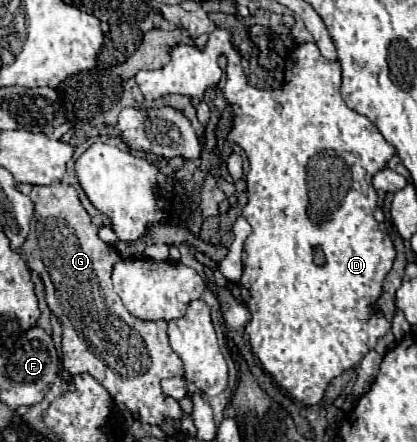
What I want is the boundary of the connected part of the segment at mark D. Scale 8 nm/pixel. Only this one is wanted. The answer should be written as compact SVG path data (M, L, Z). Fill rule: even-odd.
M215 29L203 49L191 45L175 47L171 61L163 69L139 71L135 81L147 101L181 93L189 95L193 105L197 105L203 99L205 89L221 79L221 69L217 65L221 53L229 59L225 97L235 111L229 141L241 145L251 163L247 175L249 201L241 211L241 217L245 217L253 229L243 243L247 259L239 279L241 299L251 313L245 331L253 353L274 382L293 399L305 405L315 405L323 399L331 379L357 365L391 327L379 313L371 311L395 259L391 237L379 231L373 217L377 193L371 187L371 177L387 167L389 159L395 155L395 147L385 141L379 129L365 115L359 115L345 105L339 93L341 65L323 59L315 43L299 45L293 51L281 89L255 89L247 83L241 59L225 29ZM317 249L323 255L321 263L315 261Z

